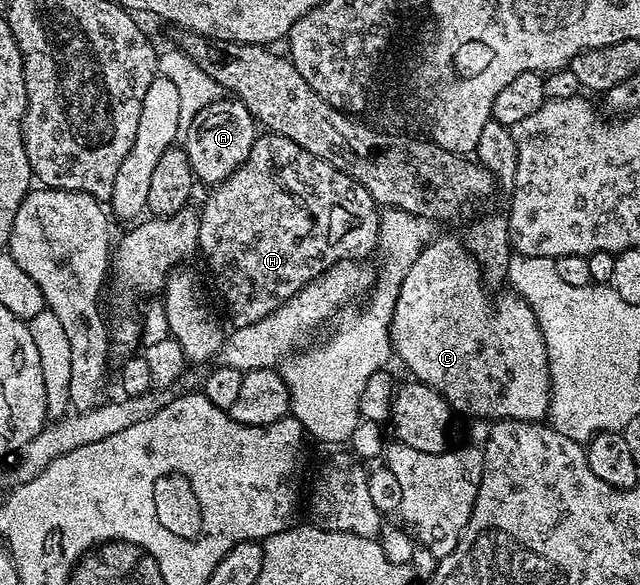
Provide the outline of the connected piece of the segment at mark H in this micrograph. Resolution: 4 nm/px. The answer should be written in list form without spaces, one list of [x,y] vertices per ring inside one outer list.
[[[262,133],[255,138],[248,157],[235,169],[224,182],[213,188],[210,200],[200,207],[198,217],[198,251],[206,258],[206,267],[214,274],[214,283],[222,294],[222,299],[227,303],[226,311],[230,314],[231,324],[234,327],[252,325],[260,321],[260,317],[268,317],[280,305],[284,305],[300,289],[304,289],[314,279],[319,279],[328,269],[335,267],[337,263],[348,263],[351,261],[362,261],[367,257],[369,251],[373,252],[378,246],[378,216],[380,208],[374,202],[372,193],[364,189],[352,177],[348,177],[343,171],[337,171],[328,161],[308,153],[308,149],[300,149],[296,141],[288,141],[288,137],[273,133]]]

